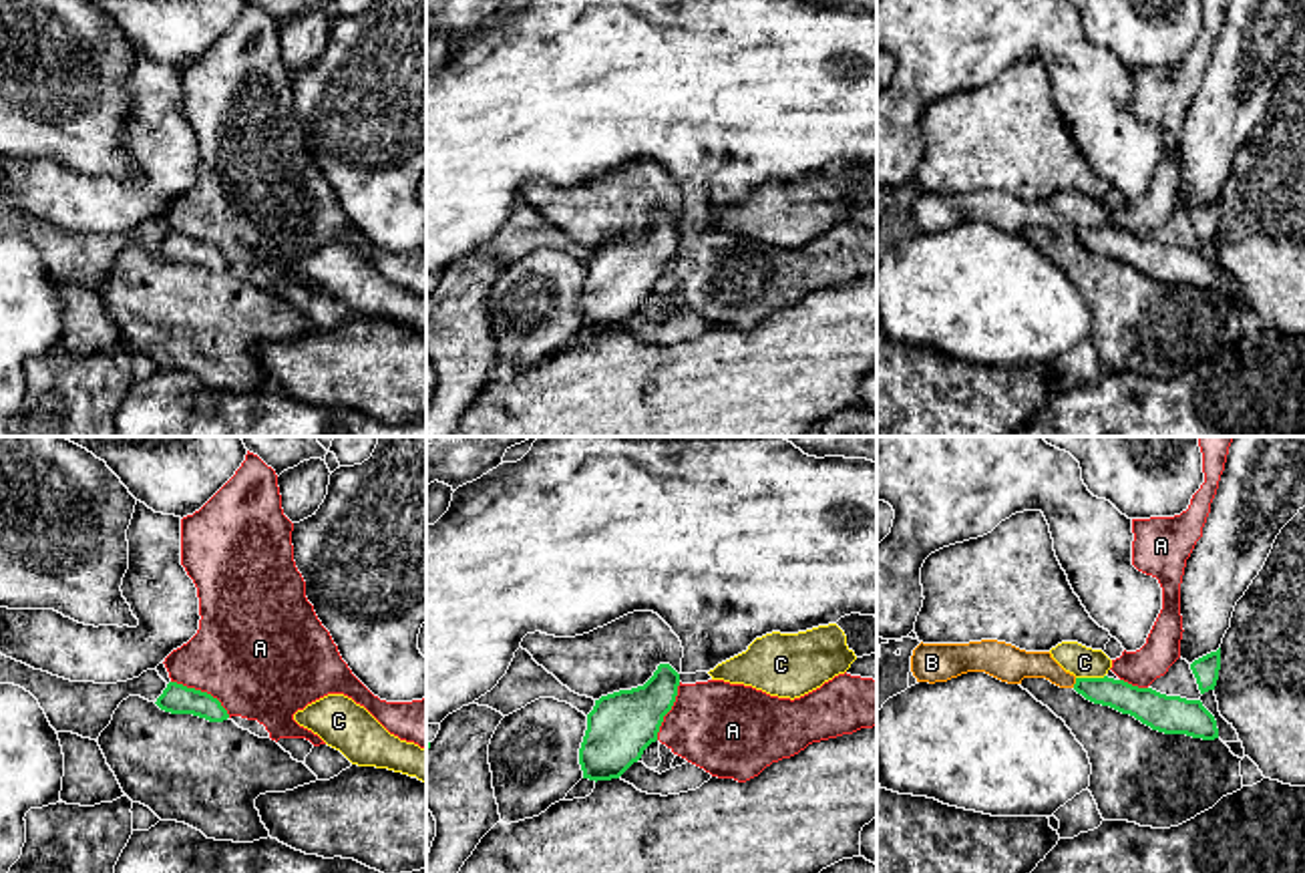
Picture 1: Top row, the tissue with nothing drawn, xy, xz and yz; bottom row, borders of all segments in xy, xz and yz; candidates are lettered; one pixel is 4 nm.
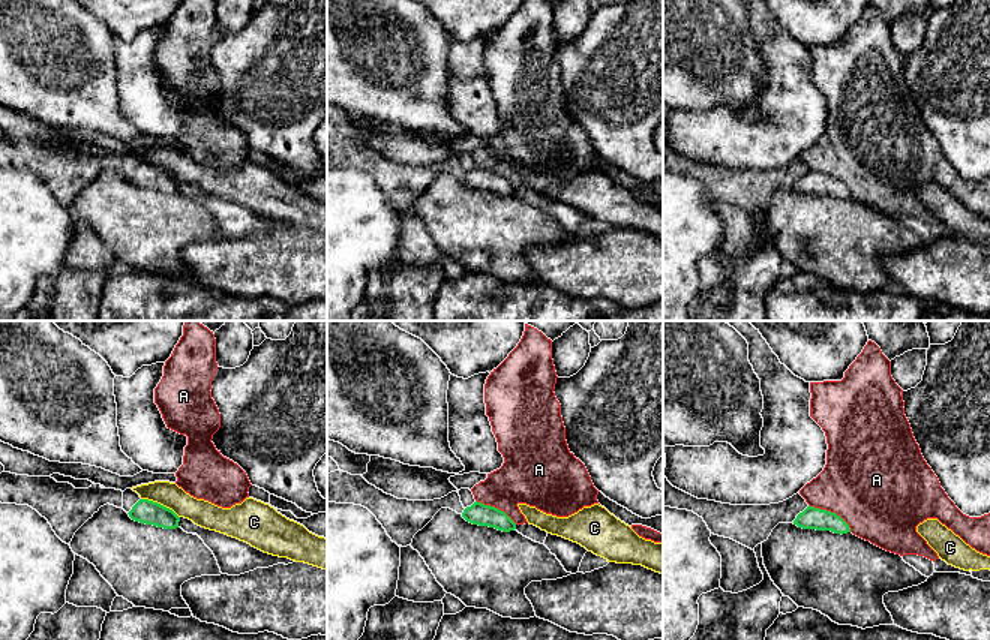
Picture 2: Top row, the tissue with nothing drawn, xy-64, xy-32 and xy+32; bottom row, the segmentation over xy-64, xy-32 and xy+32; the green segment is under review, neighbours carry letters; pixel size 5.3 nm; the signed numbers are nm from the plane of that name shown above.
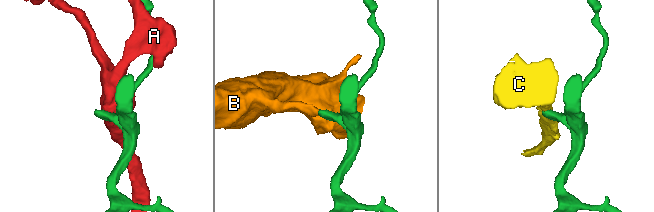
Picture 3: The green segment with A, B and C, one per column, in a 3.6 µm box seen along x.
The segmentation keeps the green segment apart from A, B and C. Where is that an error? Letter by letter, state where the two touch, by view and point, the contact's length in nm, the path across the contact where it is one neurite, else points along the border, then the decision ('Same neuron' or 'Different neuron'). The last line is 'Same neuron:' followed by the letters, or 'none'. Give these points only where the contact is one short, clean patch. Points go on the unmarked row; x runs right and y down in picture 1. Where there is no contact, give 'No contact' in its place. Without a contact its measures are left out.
A: Touches green at xy (204, 242). Shared border 280 nm. Different neuron
B: Touches green at yz (1076, 232). Shared border 40 nm. Path across: yz (1119, 244), (1076, 232), (1042, 214), (1018, 214). Same neuron
C: Touches green at yz (1090, 228). Shared border 120 nm. Boundary: yz (1104, 224), (1076, 228). Different neuron
Same neuron: B

